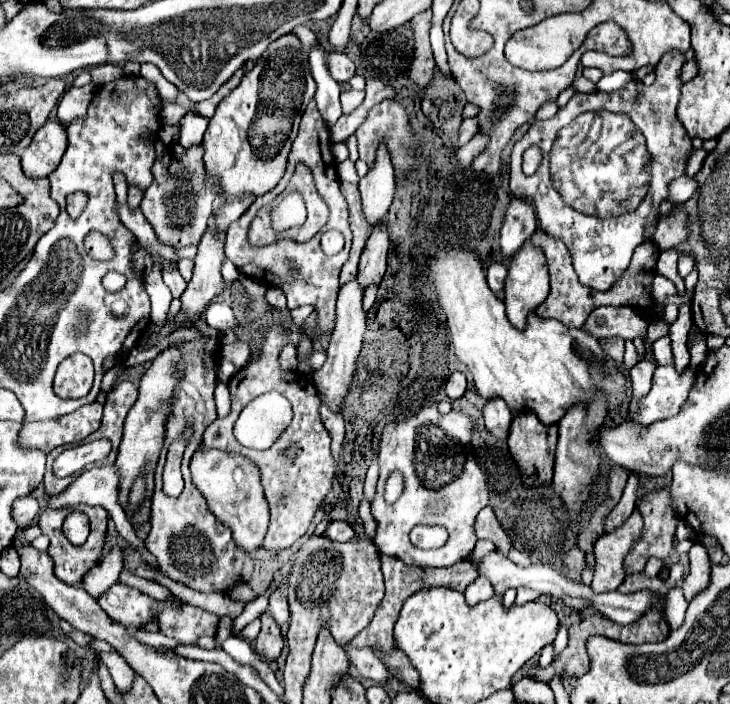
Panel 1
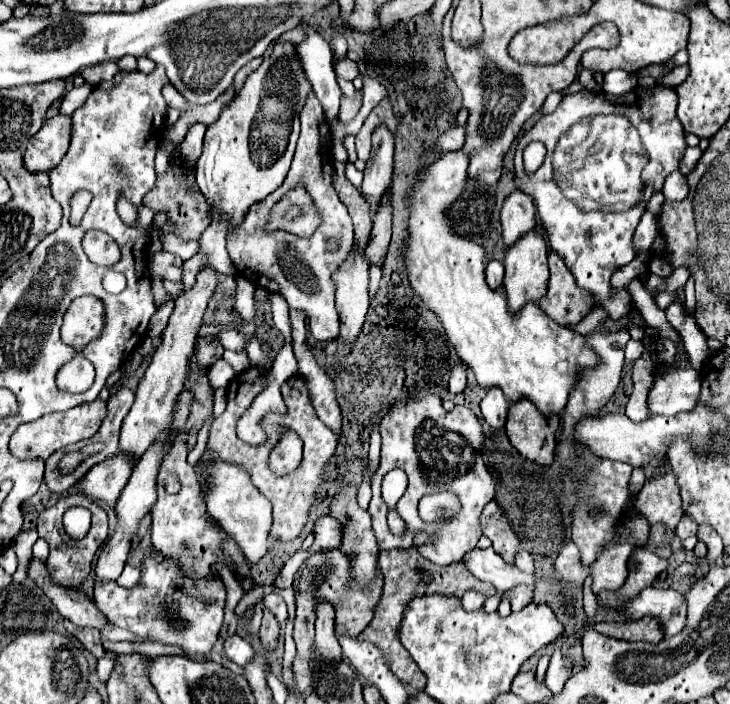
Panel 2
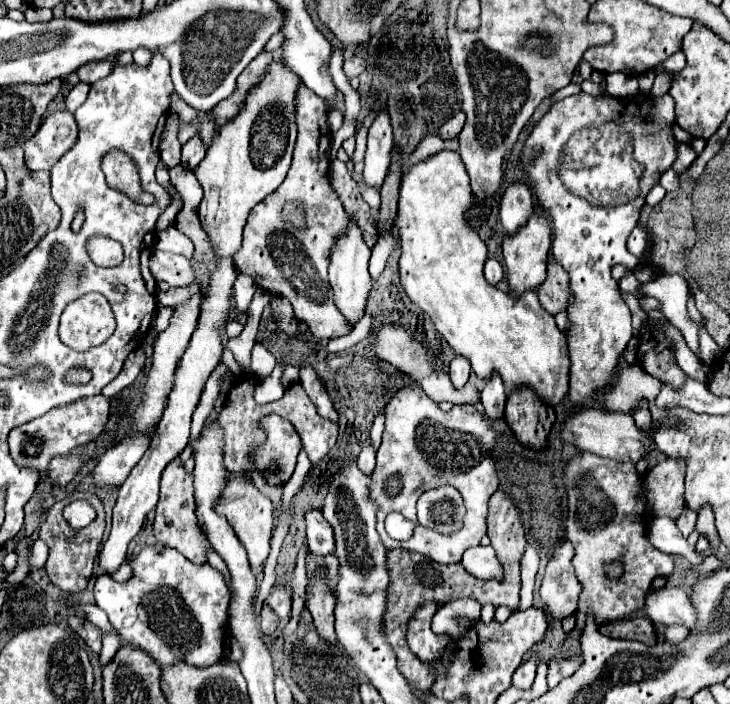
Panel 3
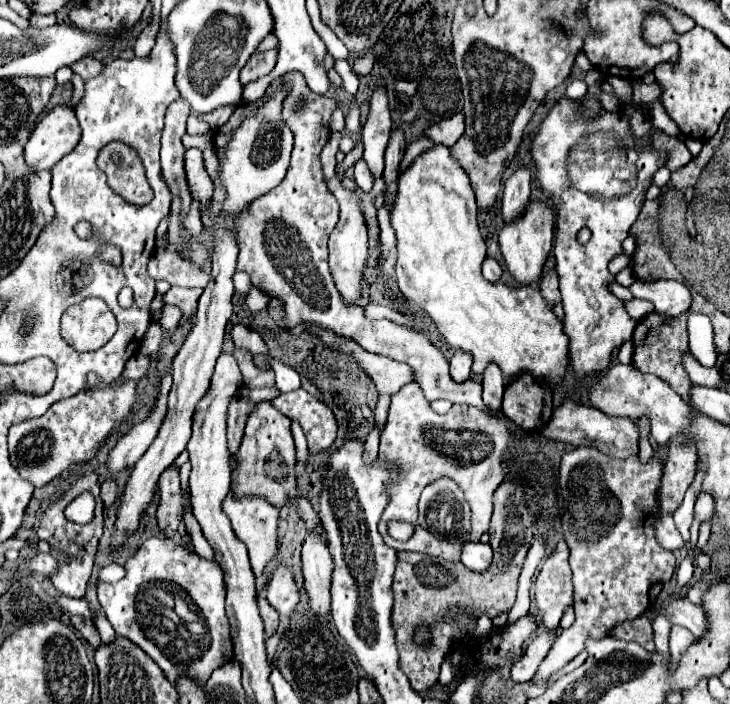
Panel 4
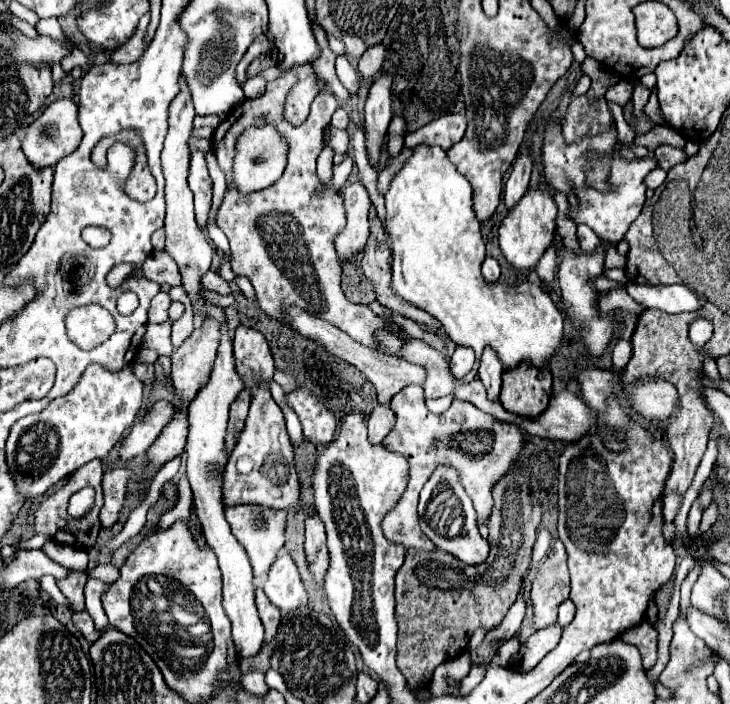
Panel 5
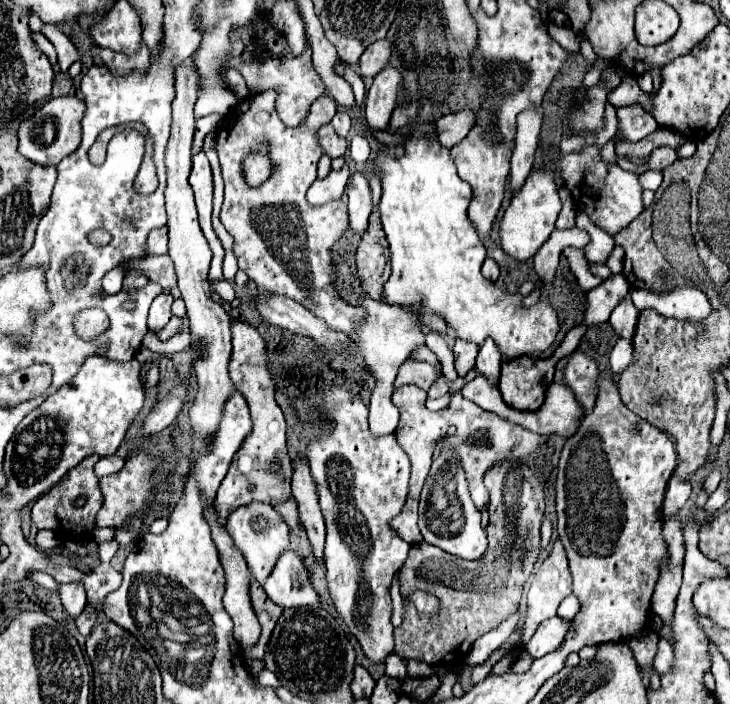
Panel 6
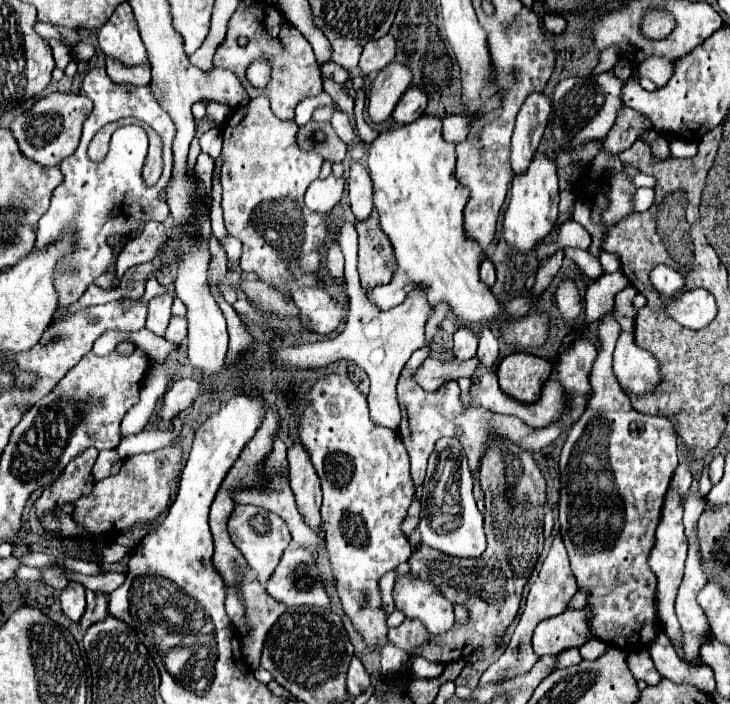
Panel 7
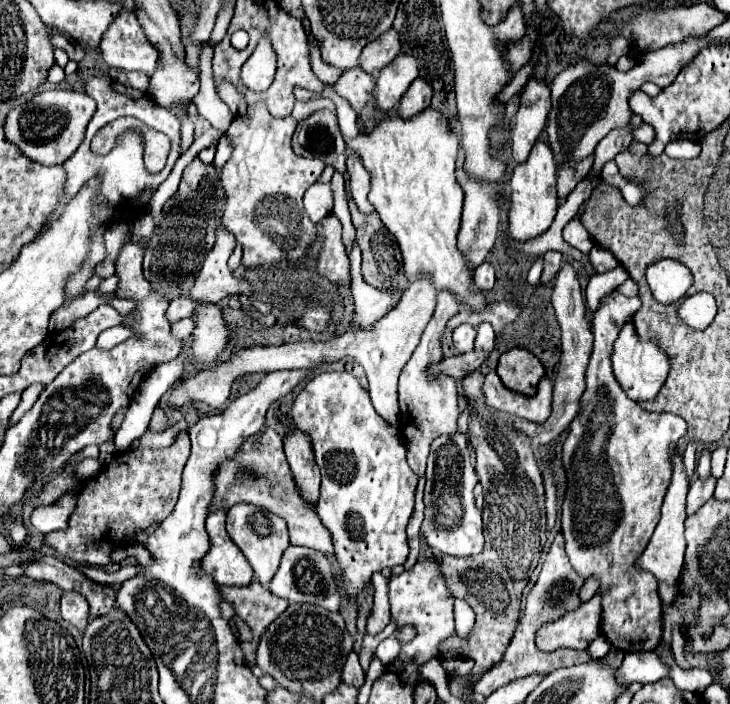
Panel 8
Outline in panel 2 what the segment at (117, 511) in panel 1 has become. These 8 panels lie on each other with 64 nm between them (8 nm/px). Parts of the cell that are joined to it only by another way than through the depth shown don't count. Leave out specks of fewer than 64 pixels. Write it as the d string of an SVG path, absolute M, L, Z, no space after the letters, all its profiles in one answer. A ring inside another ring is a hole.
M116 454L114 458L108 458L100 464L96 464L78 484L76 494L82 494L90 500L102 500L112 510L116 508L118 496L128 482L128 476L132 472L132 464L126 456Z

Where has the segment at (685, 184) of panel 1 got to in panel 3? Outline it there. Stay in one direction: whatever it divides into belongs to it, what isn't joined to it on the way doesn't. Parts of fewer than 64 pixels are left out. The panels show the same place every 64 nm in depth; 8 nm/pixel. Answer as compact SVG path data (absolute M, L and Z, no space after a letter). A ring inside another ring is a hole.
M670 168L662 178L660 178L660 186L668 192L668 194L676 194L680 190L680 180L678 180L678 174Z

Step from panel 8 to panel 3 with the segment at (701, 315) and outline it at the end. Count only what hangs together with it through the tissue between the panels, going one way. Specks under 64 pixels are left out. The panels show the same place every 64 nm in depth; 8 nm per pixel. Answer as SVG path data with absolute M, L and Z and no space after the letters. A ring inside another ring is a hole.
M662 274L650 284L640 286L644 296L654 296L662 302L662 314L682 332L688 348L698 356L698 326L690 320L686 312L688 282L680 274Z

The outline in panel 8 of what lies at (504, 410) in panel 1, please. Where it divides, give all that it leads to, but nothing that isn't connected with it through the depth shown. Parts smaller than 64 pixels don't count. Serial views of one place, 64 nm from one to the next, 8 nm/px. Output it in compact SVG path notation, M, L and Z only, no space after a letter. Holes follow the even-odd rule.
M488 322L480 324L478 336L476 336L476 350L482 350L482 352L490 354L490 352L494 350L494 340L496 340L494 328L492 328Z

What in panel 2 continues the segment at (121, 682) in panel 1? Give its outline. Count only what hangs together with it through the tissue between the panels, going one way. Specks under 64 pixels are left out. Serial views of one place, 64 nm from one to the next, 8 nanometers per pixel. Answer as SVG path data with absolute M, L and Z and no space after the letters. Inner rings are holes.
M64 620L64 628L66 628L68 634L76 636L76 638L82 642L82 646L84 646L88 652L92 652L96 658L102 658L102 656L104 656L104 648L102 648L102 644L100 644L100 632L98 632L98 630L94 630L94 628L78 630L78 628L76 628L72 622L68 622L68 620Z

